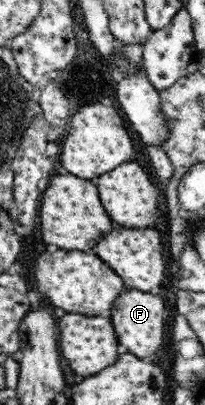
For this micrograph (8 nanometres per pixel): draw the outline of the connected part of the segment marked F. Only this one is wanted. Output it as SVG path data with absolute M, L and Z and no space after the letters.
M124 289L112 304L108 316L115 326L121 350L134 353L136 357L143 359L150 359L160 351L164 343L166 317L168 317L166 305L160 296L142 292L140 289Z

